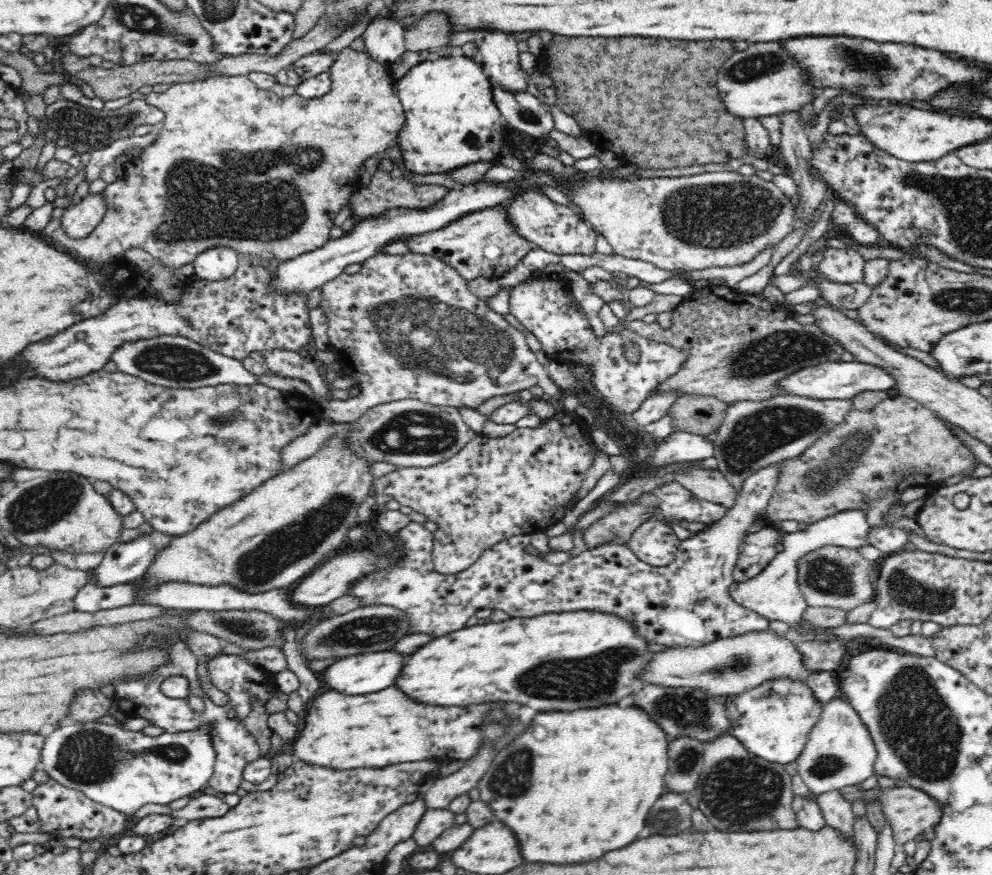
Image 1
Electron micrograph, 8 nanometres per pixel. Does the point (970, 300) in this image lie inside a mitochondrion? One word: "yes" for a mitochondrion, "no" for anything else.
yes

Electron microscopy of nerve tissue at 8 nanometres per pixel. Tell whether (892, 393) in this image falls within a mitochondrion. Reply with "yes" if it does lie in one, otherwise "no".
no

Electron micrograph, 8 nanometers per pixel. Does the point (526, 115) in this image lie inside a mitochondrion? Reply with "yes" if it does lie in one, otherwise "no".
yes

